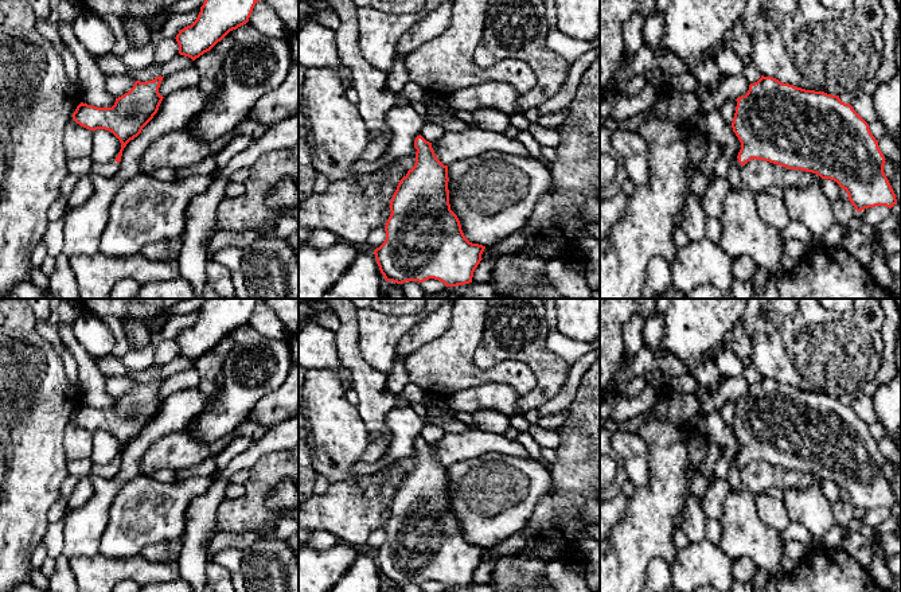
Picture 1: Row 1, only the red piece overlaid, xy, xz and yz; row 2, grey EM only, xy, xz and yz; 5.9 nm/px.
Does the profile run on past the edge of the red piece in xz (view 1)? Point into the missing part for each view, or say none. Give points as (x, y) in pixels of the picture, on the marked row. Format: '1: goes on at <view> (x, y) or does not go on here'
1: does not go on here

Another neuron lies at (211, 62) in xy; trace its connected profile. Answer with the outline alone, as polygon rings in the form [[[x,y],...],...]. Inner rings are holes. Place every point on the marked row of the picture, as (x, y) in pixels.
[[[235,30],[230,31],[210,51],[194,61],[199,71],[199,82],[196,87],[210,97],[214,97],[221,87],[221,85],[215,81],[215,75],[223,69],[226,54],[231,47],[234,31]]]

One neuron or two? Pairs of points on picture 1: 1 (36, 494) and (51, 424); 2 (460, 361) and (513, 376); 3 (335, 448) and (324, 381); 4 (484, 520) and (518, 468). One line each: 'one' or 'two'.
1: one
2: one
3: one
4: one

